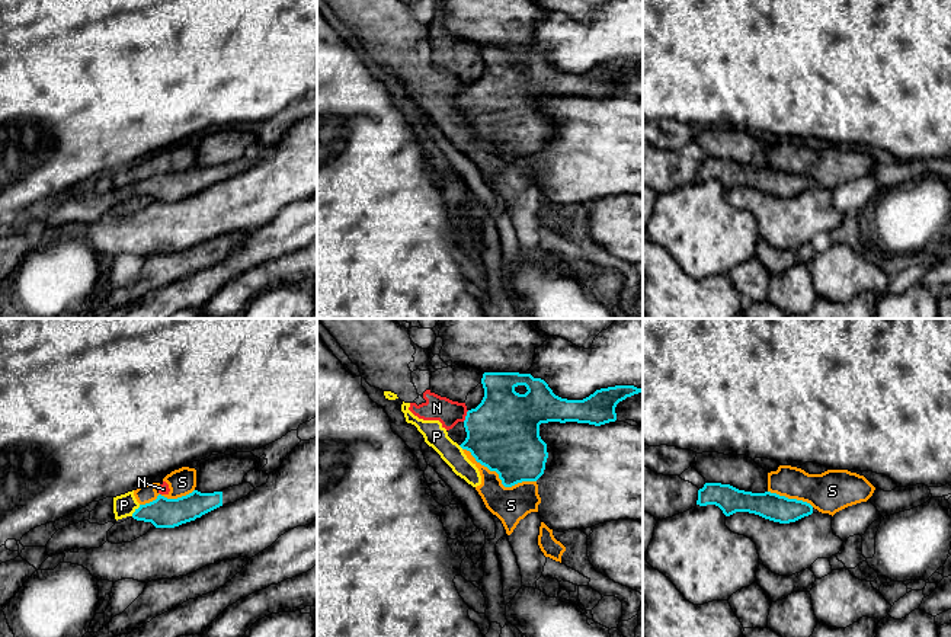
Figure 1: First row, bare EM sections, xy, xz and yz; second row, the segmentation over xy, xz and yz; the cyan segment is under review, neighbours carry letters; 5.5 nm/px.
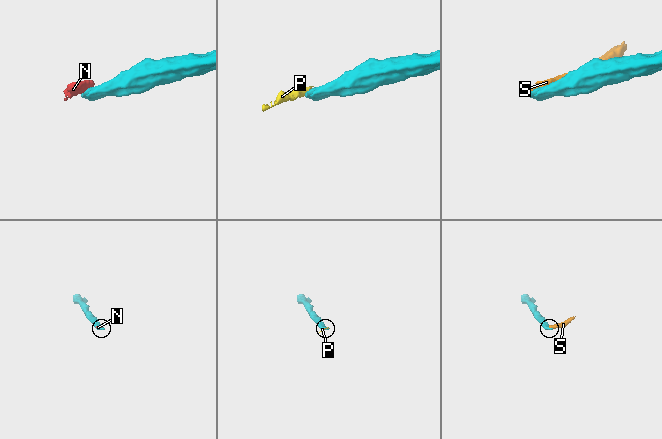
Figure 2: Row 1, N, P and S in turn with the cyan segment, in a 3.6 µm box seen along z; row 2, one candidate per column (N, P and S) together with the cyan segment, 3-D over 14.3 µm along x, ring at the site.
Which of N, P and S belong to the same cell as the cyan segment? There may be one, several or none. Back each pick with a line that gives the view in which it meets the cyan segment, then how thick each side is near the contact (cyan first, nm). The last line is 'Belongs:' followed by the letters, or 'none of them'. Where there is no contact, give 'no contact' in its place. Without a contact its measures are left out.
Belongs: none of them

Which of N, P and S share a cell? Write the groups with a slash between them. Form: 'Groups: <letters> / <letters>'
Groups: N P S

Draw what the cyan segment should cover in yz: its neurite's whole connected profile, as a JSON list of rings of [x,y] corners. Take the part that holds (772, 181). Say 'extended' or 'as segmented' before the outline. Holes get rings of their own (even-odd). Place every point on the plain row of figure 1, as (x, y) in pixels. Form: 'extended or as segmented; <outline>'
as segmented; [[[705,157],[698,164],[697,179],[715,179],[726,191],[736,186],[749,186],[779,198],[795,196],[813,188],[813,180],[807,176],[771,166],[745,166],[721,157]]]

